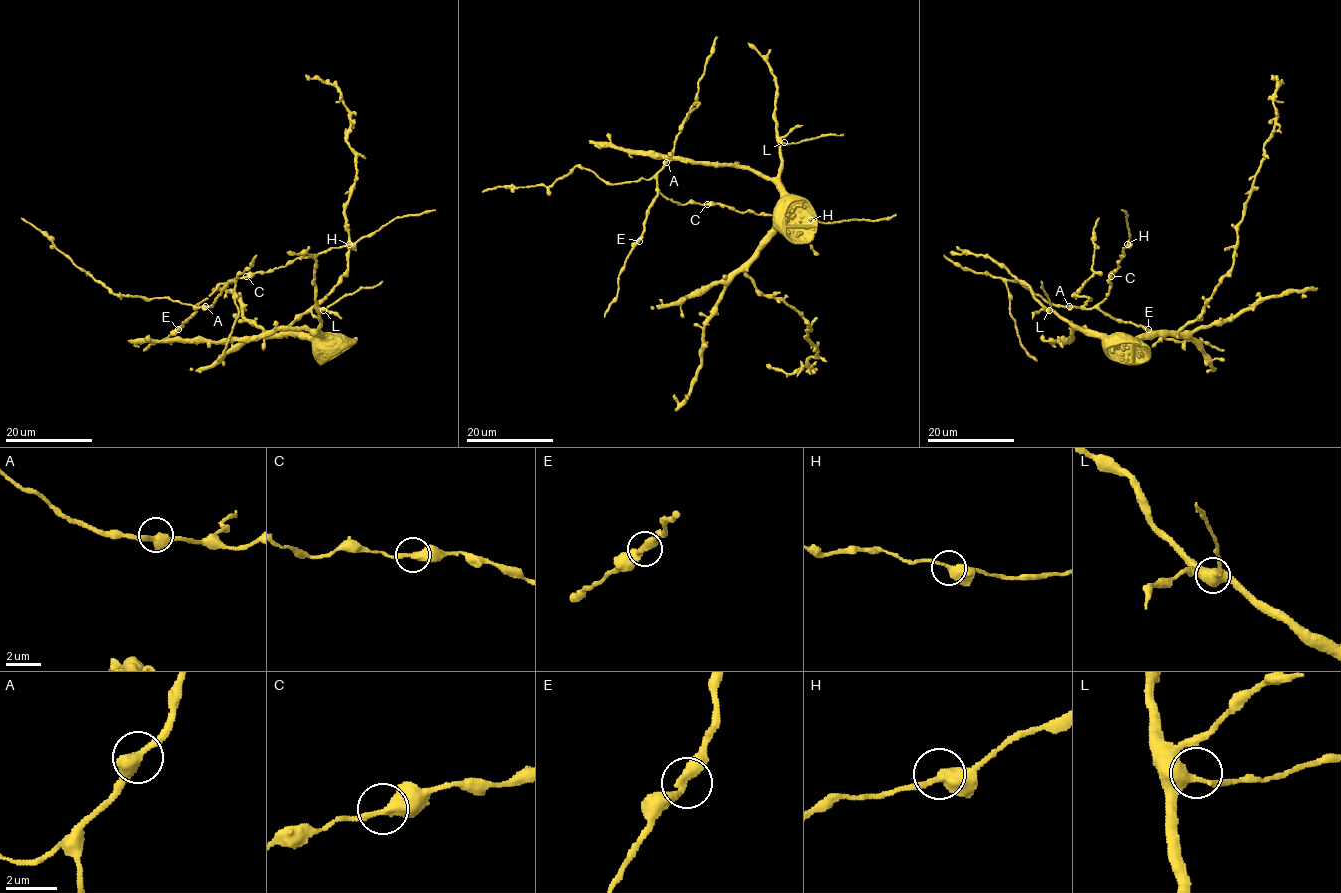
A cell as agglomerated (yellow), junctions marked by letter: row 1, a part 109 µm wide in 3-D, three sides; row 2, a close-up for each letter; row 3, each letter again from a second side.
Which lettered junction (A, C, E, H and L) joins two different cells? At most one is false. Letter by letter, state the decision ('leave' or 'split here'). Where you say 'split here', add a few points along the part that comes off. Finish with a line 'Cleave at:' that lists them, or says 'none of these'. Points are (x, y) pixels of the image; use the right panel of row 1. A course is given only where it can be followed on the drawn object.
A: leave
C: leave
E: leave
H: leave
L: leave
Cleave at: none of these

